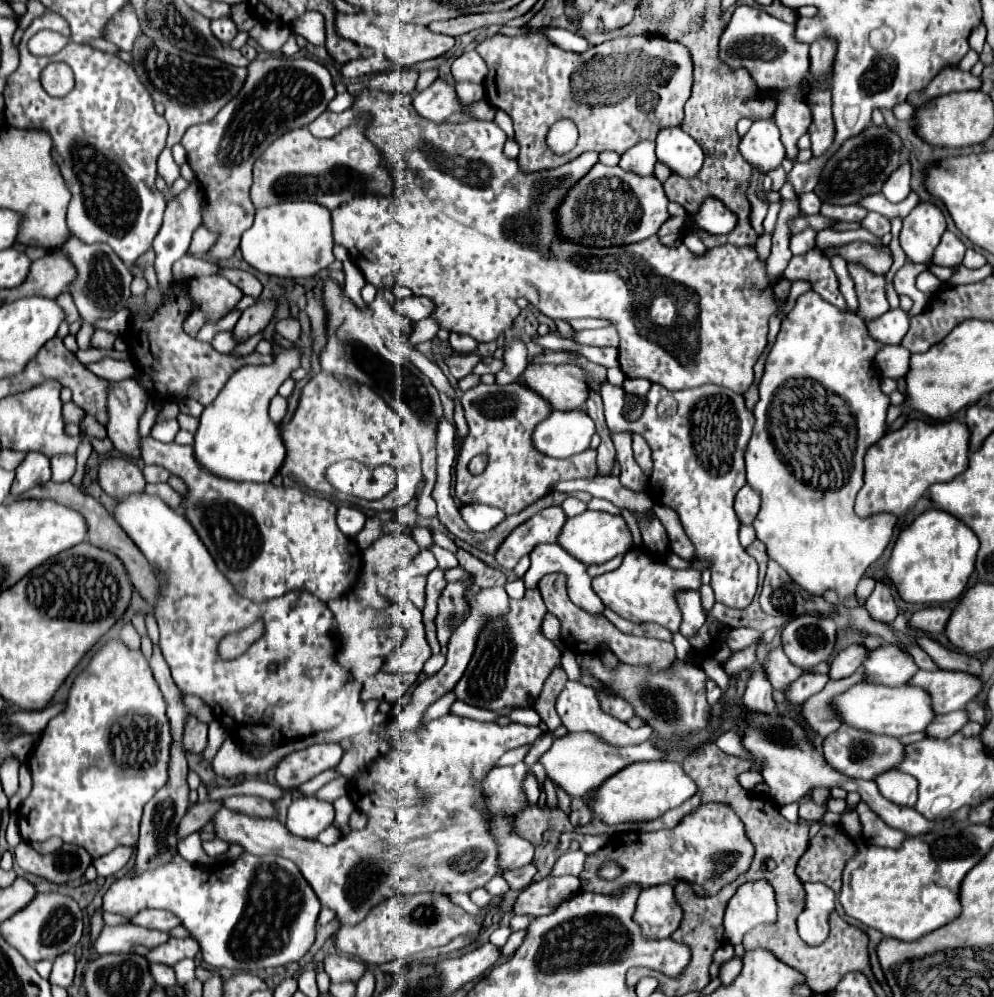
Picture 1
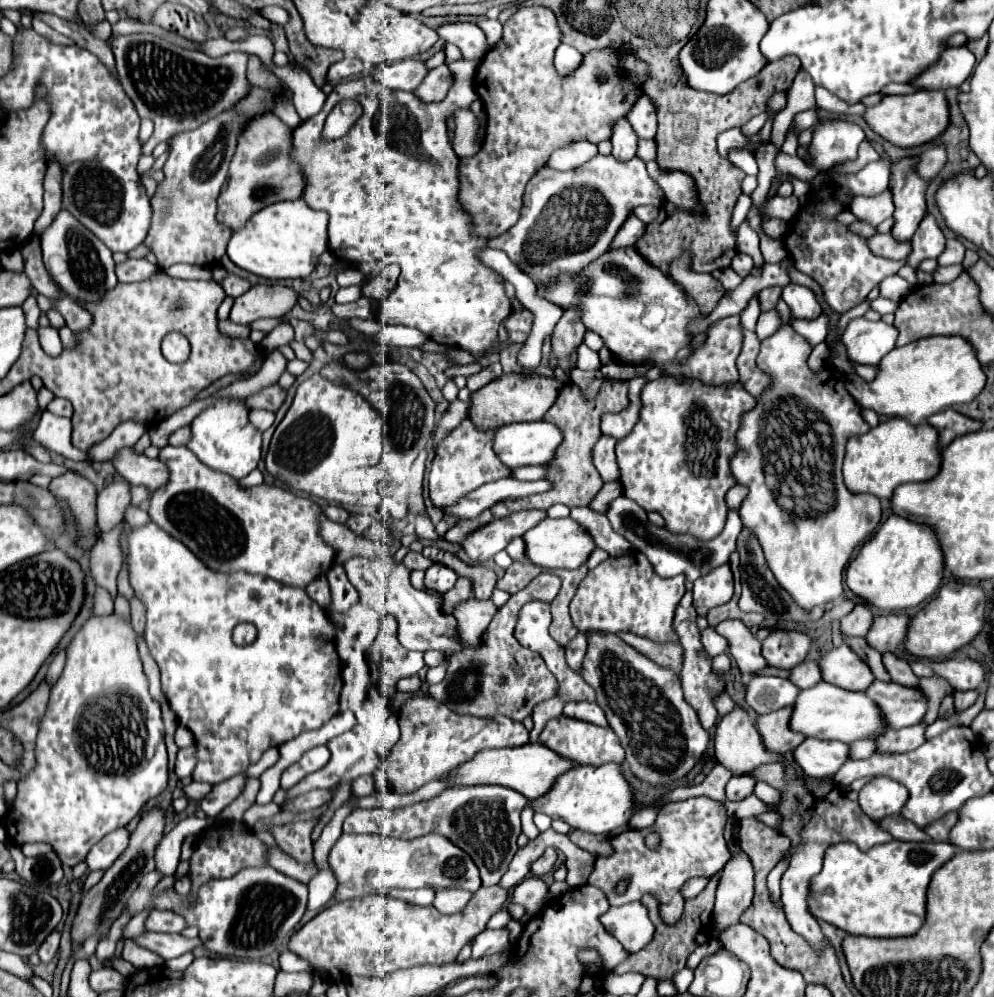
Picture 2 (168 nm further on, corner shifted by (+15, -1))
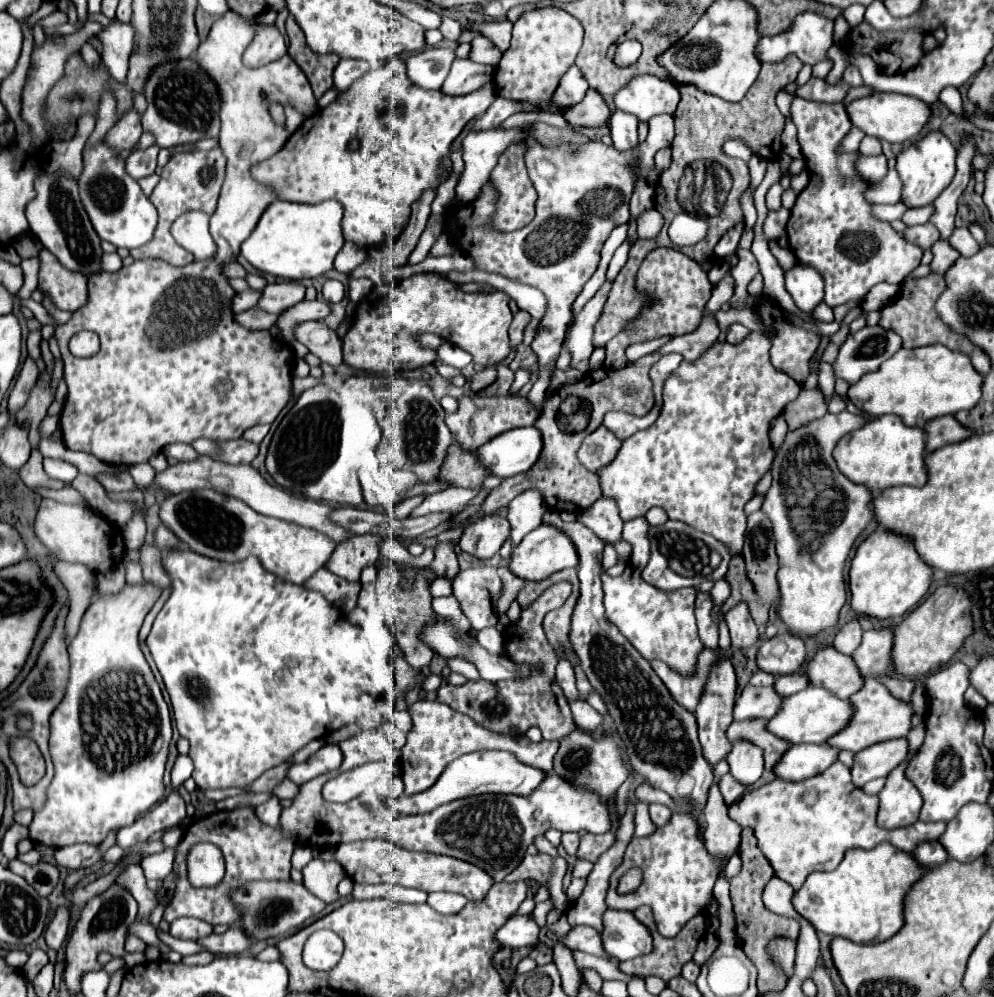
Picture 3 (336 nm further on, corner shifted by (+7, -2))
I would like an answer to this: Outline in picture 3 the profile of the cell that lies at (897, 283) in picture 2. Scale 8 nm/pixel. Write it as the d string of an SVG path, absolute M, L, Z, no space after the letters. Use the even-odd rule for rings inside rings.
M878 284L878 286L874 286L874 288L862 298L860 308L862 308L864 312L880 310L880 306L886 306L886 304L892 300L892 296L896 296L896 290L898 290L898 286L894 286L894 284Z

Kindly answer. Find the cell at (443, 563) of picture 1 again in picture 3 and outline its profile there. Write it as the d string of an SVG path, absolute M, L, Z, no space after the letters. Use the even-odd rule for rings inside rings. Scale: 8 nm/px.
M440 576L440 578L436 578L434 582L432 582L432 588L430 588L430 592L432 592L432 596L450 596L452 594L452 580L450 578L446 578L446 576Z

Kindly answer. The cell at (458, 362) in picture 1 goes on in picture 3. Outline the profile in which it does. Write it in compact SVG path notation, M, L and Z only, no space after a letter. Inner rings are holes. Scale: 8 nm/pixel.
M486 366L484 370L480 370L480 372L474 374L474 378L472 378L472 382L470 382L472 392L484 390L484 388L490 386L494 380L496 380L496 368L494 368L494 366Z

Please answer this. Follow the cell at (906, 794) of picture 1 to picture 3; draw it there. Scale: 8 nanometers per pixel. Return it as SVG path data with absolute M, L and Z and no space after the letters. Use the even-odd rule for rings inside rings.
M908 760L892 770L886 778L886 786L878 794L880 810L878 810L878 824L882 828L900 828L910 826L918 820L922 808L922 796L918 788L904 776Z

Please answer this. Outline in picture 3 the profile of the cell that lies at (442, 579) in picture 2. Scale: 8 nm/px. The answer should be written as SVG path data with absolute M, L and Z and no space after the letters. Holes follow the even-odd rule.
M438 542L434 548L434 562L430 564L430 568L436 572L436 576L450 576L454 578L458 574L458 558L454 552L454 542Z

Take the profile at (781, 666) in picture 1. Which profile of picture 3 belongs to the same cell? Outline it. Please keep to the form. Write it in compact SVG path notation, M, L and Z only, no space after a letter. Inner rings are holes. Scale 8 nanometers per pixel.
M736 604L726 612L726 624L730 628L732 646L748 648L758 642L758 628L748 612L748 604Z

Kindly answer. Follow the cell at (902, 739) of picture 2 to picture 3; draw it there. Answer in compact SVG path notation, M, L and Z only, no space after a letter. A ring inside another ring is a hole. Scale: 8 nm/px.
M906 738L886 740L864 748L854 756L854 766L850 768L852 784L862 788L874 778L888 776L900 764L900 760L904 760L904 756L908 756Z

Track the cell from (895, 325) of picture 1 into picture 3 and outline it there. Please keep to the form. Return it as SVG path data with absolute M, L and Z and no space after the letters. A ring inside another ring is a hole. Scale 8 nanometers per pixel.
M866 326L856 334L850 334L840 346L832 364L834 378L842 378L848 384L854 384L862 374L874 372L900 348L902 340L894 332L888 332L880 326Z

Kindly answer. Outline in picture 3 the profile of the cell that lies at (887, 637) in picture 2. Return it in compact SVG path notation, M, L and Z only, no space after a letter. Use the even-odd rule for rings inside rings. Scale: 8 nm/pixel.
M878 626L870 632L864 632L862 644L854 650L852 660L860 668L860 674L866 676L884 676L888 674L892 652L892 630Z

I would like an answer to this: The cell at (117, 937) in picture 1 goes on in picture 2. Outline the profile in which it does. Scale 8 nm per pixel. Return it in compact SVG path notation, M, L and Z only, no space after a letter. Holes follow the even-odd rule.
M142 933L138 937L132 939L136 945L140 947L146 947L154 953L158 953L160 957L164 957L166 961L172 959L172 957L180 957L196 947L200 947L200 939L184 939L182 935L176 935L176 933Z

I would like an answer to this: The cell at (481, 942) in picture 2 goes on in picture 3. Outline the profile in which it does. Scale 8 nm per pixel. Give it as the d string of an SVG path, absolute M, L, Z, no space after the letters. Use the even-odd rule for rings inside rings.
M530 914L514 916L498 930L496 938L506 948L532 946L532 944L538 942L538 924Z

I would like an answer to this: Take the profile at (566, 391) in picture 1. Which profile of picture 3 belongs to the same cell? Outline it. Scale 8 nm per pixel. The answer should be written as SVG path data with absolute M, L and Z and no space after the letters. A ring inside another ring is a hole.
M462 396L458 398L458 410L454 414L446 416L446 424L454 436L454 440L460 444L464 452L474 452L494 436L520 428L520 426L532 426L536 418L540 416L540 410L534 410L528 398L522 396L502 396L502 398L488 398L488 396Z

